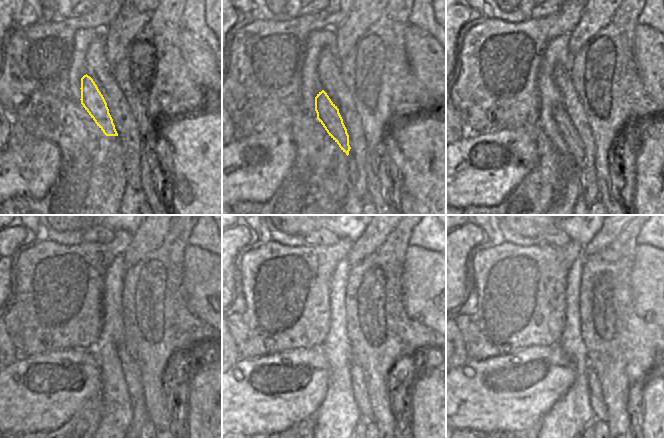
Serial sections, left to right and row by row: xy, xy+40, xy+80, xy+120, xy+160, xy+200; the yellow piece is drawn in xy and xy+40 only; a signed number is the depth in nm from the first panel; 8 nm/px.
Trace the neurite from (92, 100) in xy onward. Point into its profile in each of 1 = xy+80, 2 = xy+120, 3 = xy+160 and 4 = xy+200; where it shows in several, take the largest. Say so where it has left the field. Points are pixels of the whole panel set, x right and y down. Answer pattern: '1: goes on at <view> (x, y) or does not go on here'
1: goes on at xy+80 (566, 128)
2: goes on at xy+120 (131, 368)
3: goes on at xy+160 (358, 384)
4: goes on at xy+200 (599, 408)

